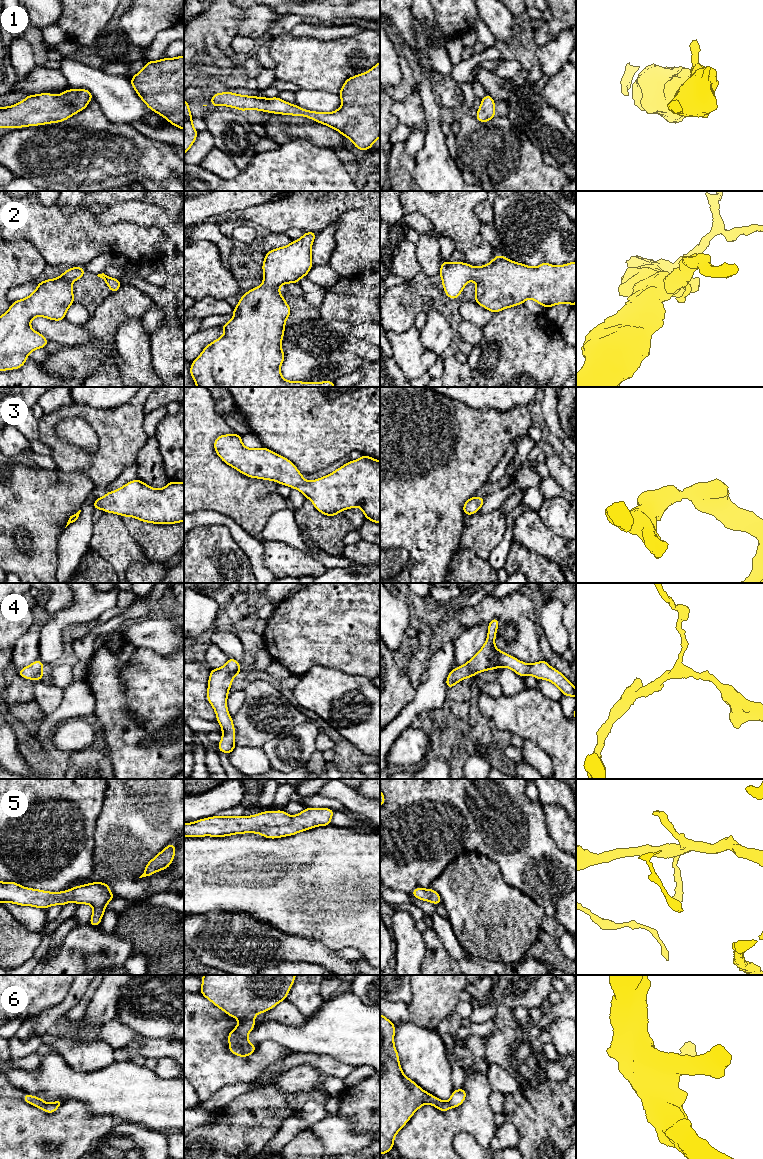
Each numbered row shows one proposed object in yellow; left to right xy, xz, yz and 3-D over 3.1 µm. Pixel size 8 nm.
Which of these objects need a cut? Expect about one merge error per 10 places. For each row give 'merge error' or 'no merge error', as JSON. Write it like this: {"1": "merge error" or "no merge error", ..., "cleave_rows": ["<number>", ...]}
{"1": "no merge error", "2": "no merge error", "3": "no merge error", "4": "no merge error", "5": "no merge error", "6": "no merge error", "cleave_rows": []}

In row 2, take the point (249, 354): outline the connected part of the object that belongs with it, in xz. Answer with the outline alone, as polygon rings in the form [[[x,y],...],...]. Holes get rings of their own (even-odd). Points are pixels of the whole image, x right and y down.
[[[305,232],[300,239],[265,254],[262,265],[264,283],[242,295],[239,304],[233,309],[234,317],[220,326],[225,330],[224,335],[208,344],[192,362],[190,374],[197,387],[335,387],[332,381],[286,381],[280,372],[285,357],[281,344],[286,326],[285,321],[290,317],[291,308],[280,294],[279,287],[288,283],[299,284],[299,279],[307,276],[313,266],[311,248],[316,235],[316,232]]]

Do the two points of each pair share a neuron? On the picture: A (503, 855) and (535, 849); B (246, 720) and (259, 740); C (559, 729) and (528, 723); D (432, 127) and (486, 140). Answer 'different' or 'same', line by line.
A: same
B: same
C: same
D: different

